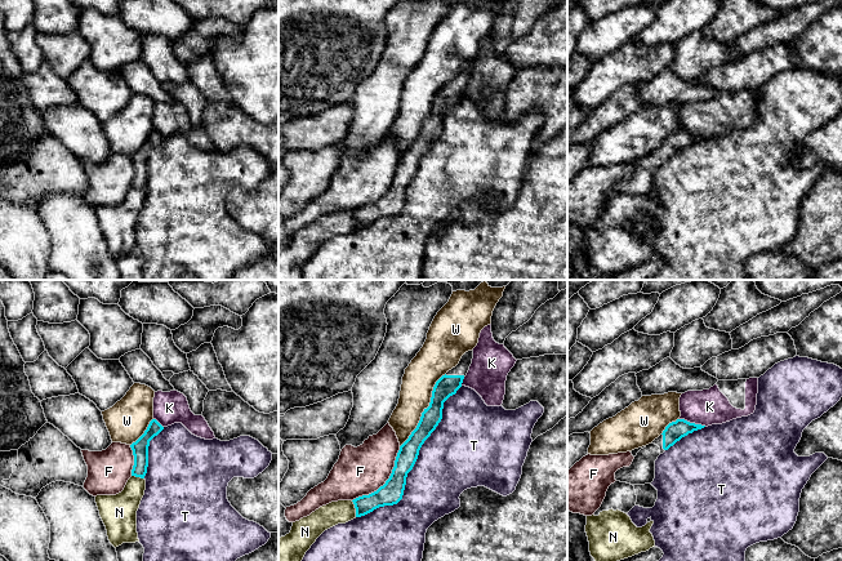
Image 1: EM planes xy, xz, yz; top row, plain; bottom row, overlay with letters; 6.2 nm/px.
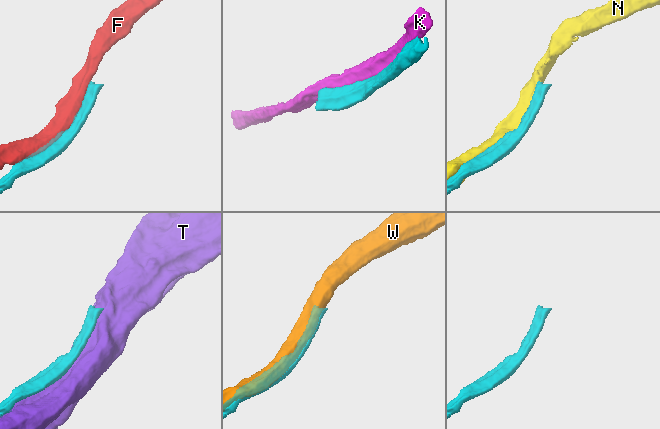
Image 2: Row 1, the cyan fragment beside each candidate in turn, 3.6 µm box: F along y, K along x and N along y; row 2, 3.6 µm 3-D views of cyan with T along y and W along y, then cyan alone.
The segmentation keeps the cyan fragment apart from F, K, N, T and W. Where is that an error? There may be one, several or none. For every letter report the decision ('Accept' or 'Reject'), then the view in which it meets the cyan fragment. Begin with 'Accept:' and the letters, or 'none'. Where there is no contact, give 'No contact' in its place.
Accept: none
F: Reject. Touches cyan in xz
K: Reject. Touches cyan in yz
N: Reject. Touches cyan in xz
T: Reject. Touches cyan in xz
W: Reject. Touches cyan in xz

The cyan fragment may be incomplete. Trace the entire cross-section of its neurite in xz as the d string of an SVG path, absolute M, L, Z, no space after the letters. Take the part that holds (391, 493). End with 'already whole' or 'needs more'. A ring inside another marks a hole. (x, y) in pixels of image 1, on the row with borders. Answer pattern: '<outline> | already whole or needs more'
M473 349L465 352L459 364L435 384L429 406L422 413L416 428L400 446L389 478L377 491L353 499L356 517L384 506L397 504L404 495L407 473L413 469L422 445L442 419L444 402L462 387L473 359Z | needs more

